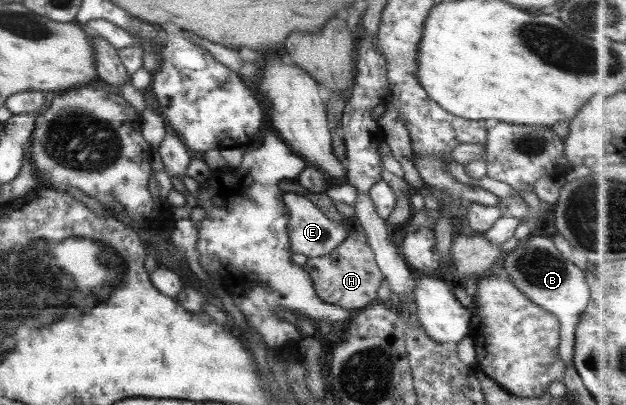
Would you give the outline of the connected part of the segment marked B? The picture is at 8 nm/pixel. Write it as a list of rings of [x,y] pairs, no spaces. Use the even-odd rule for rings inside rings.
[[[527,236],[517,241],[513,250],[500,260],[503,271],[520,294],[523,294],[533,305],[558,319],[560,352],[567,355],[573,350],[573,338],[580,314],[588,306],[589,288],[582,271],[574,267],[574,262],[564,257],[550,241],[550,237]]]

